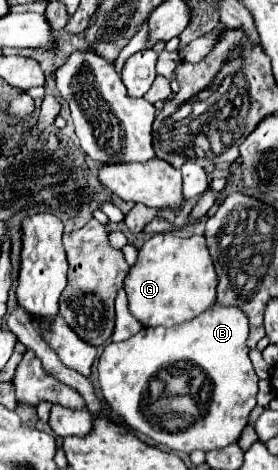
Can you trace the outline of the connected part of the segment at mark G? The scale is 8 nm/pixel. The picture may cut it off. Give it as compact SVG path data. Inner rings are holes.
M170 232L154 234L138 250L138 260L130 268L124 290L128 294L128 308L144 326L174 328L194 320L212 304L216 304L216 272L204 236L178 238Z

